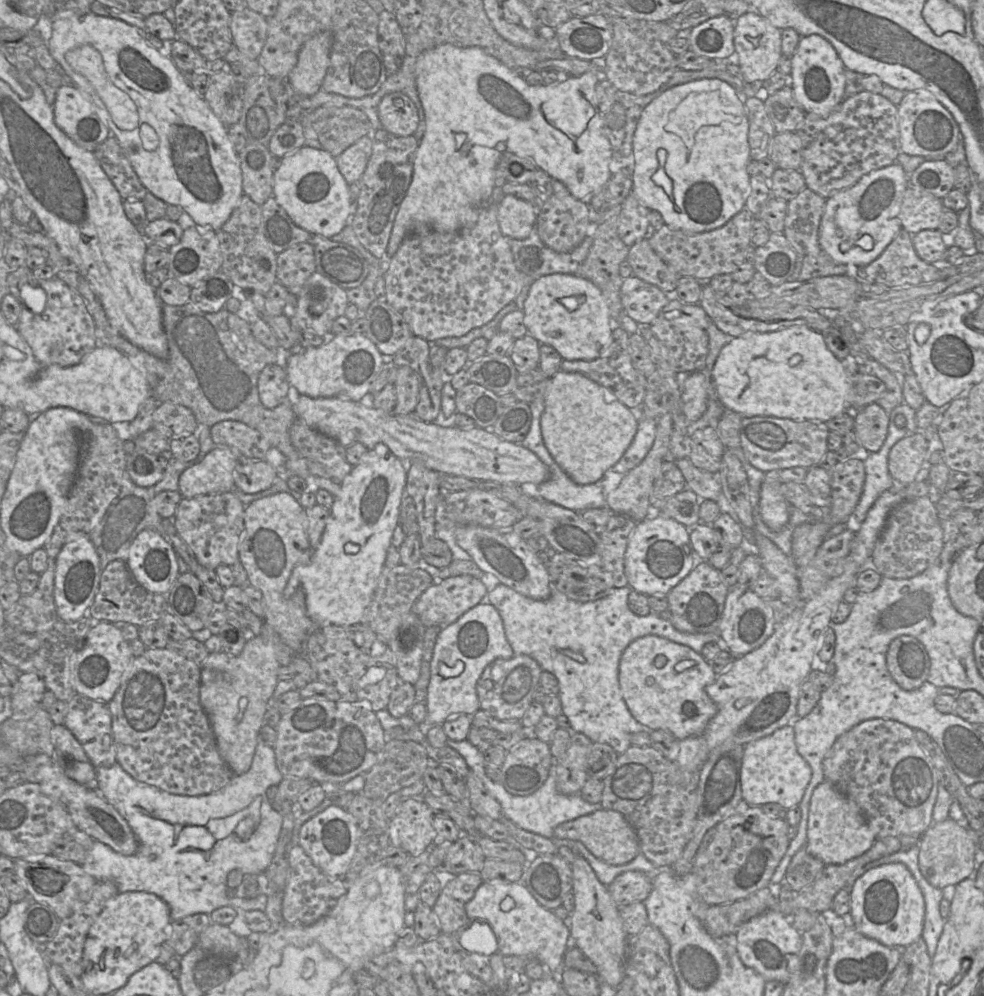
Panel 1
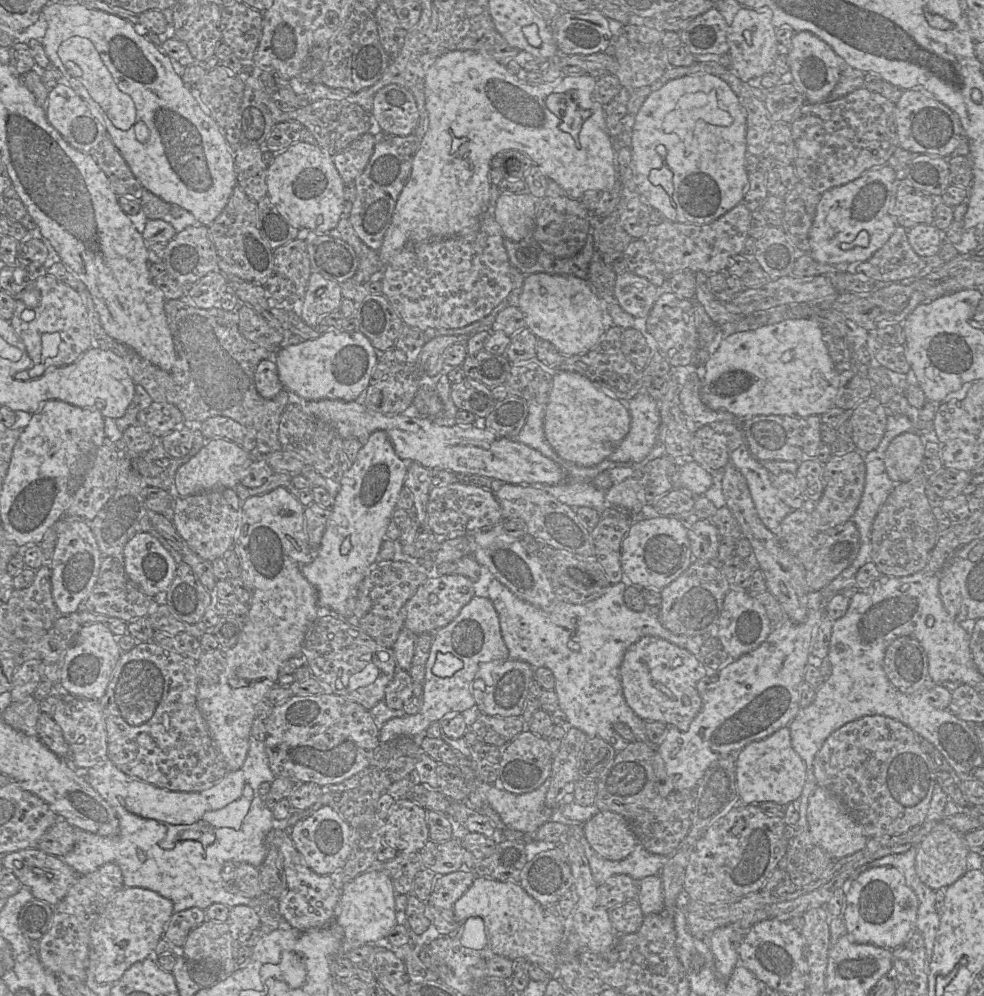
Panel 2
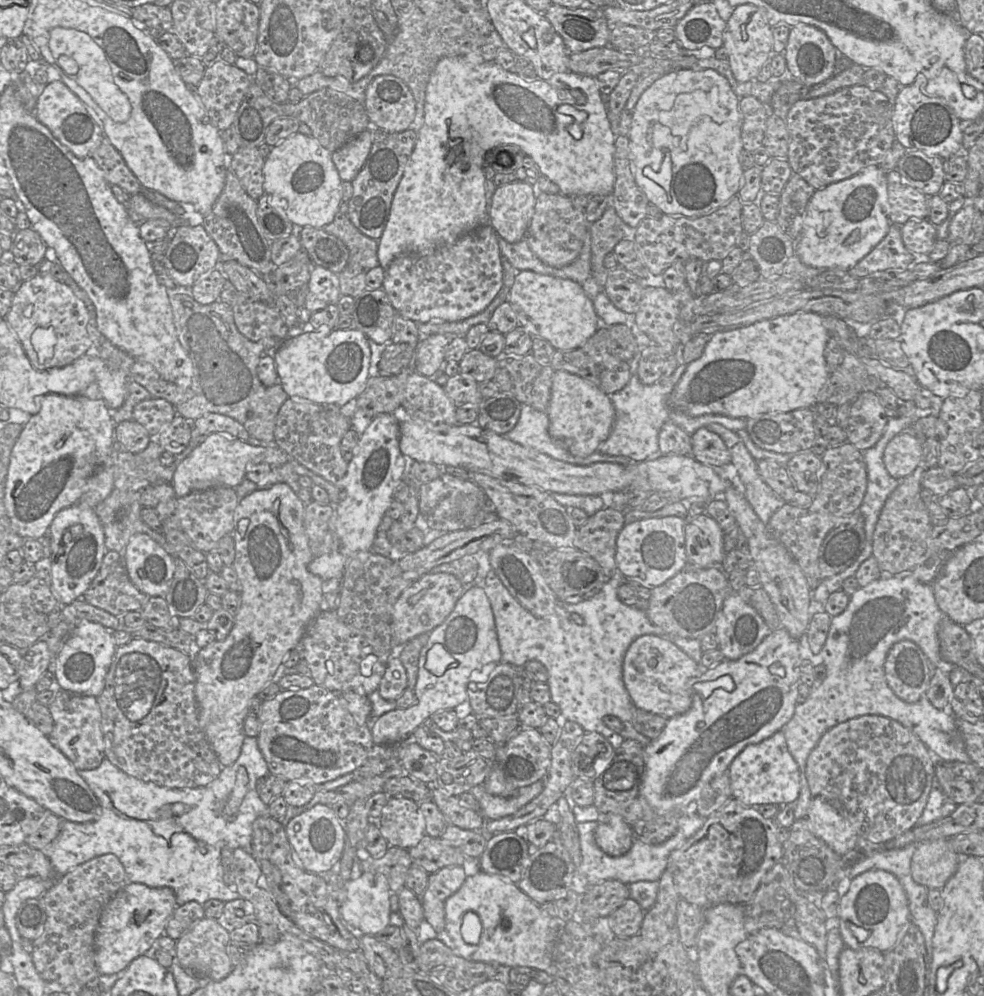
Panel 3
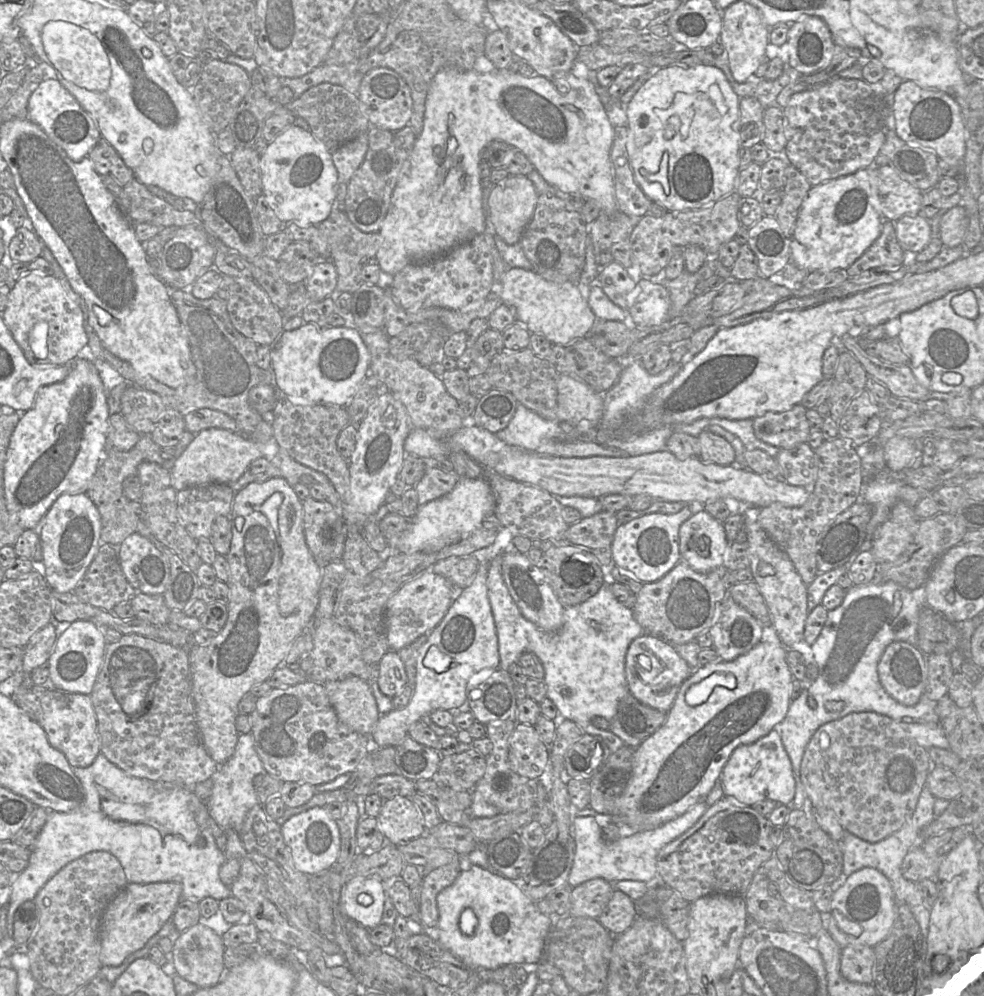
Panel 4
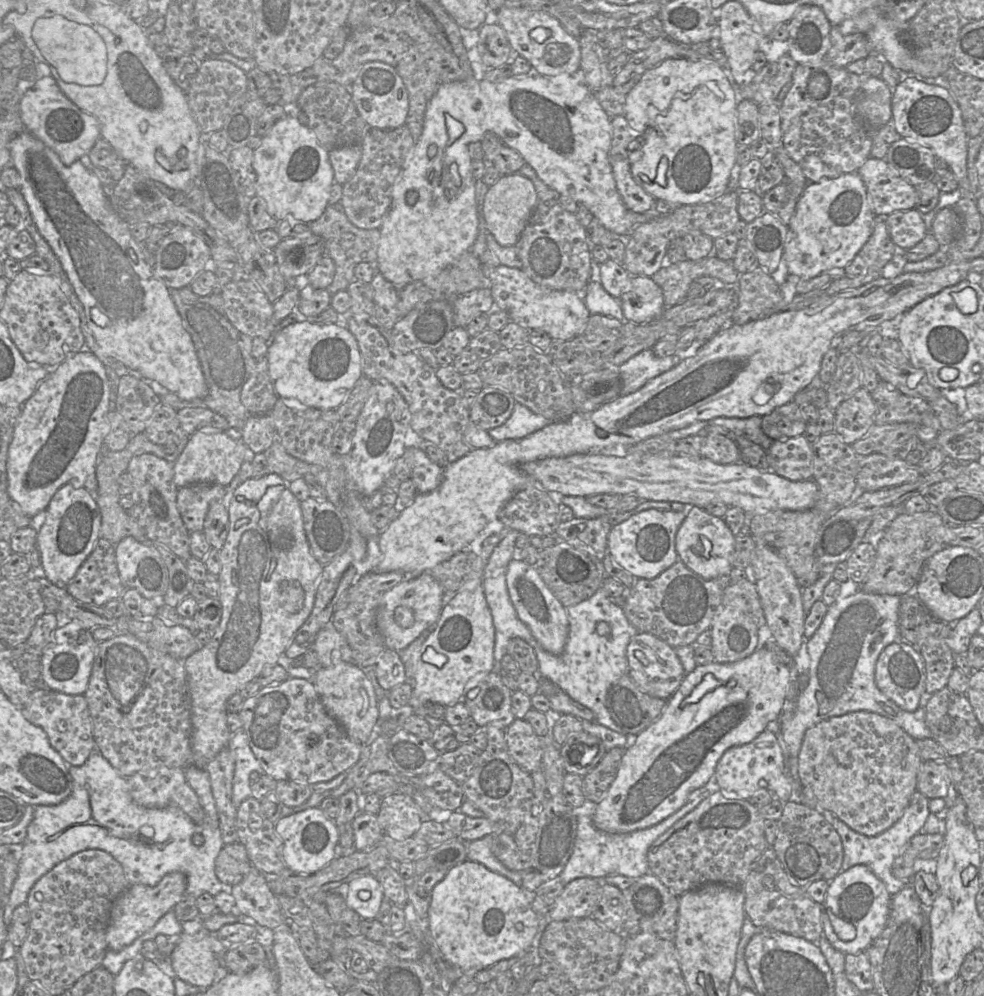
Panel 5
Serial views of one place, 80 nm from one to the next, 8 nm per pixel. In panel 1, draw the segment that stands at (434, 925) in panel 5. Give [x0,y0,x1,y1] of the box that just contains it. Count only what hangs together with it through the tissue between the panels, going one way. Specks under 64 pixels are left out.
[465,881,571,977]

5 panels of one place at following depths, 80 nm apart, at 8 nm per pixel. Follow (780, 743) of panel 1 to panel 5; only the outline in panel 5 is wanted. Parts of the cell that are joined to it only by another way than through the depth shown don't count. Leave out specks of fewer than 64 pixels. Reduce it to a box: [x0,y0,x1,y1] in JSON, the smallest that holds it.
[714,730,793,802]

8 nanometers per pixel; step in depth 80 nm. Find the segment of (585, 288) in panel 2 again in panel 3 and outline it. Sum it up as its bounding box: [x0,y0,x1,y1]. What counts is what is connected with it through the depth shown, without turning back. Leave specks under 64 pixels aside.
[508,271,600,350]

